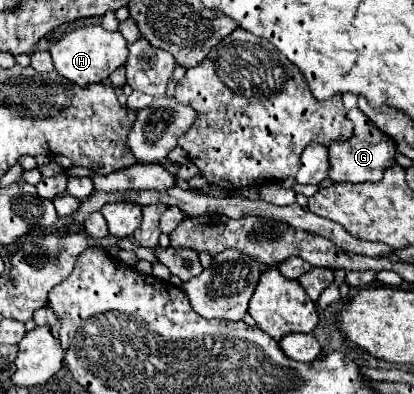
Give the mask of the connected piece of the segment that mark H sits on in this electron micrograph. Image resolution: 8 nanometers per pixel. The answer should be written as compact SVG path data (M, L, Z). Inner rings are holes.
M85 26L85 28L73 30L73 32L65 34L61 40L57 40L49 48L49 54L51 54L53 66L59 72L59 76L85 88L87 84L107 80L115 68L125 64L129 52L127 52L127 40L121 36L121 32L109 32L101 26Z

